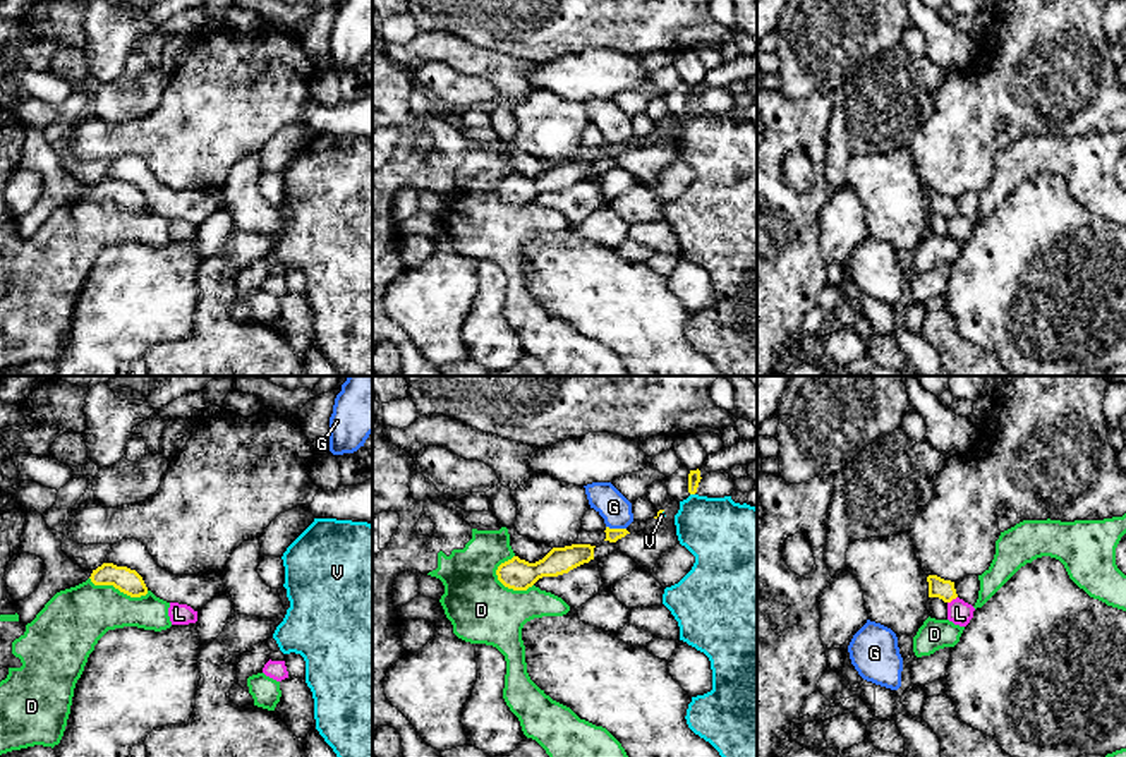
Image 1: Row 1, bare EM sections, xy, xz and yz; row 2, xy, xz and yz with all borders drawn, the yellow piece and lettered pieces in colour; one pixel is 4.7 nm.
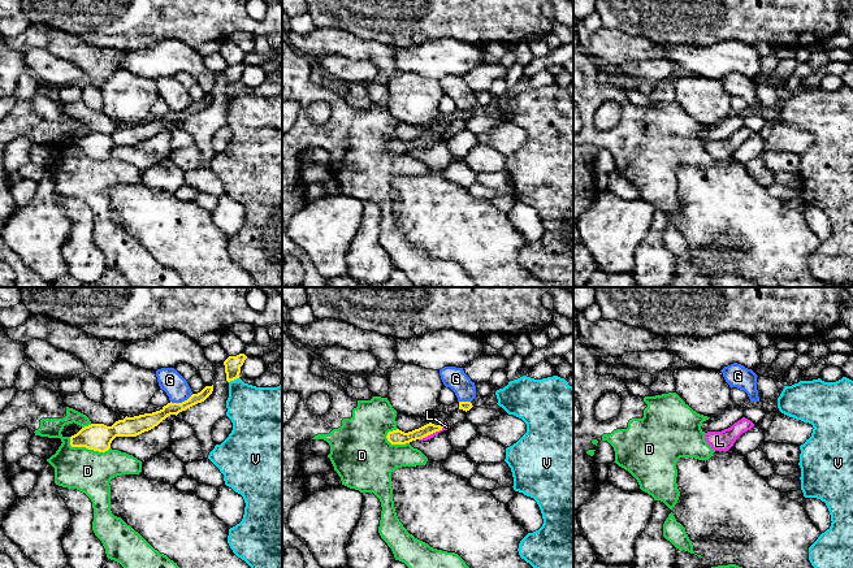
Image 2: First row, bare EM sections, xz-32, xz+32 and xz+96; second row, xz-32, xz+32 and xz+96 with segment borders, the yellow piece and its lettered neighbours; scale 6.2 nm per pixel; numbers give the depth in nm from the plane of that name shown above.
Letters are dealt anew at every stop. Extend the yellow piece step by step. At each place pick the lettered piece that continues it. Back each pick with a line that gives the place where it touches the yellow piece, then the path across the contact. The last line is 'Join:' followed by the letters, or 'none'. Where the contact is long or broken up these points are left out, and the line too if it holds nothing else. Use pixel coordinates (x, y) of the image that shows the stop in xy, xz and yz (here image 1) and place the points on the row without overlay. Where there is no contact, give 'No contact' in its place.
Join: none

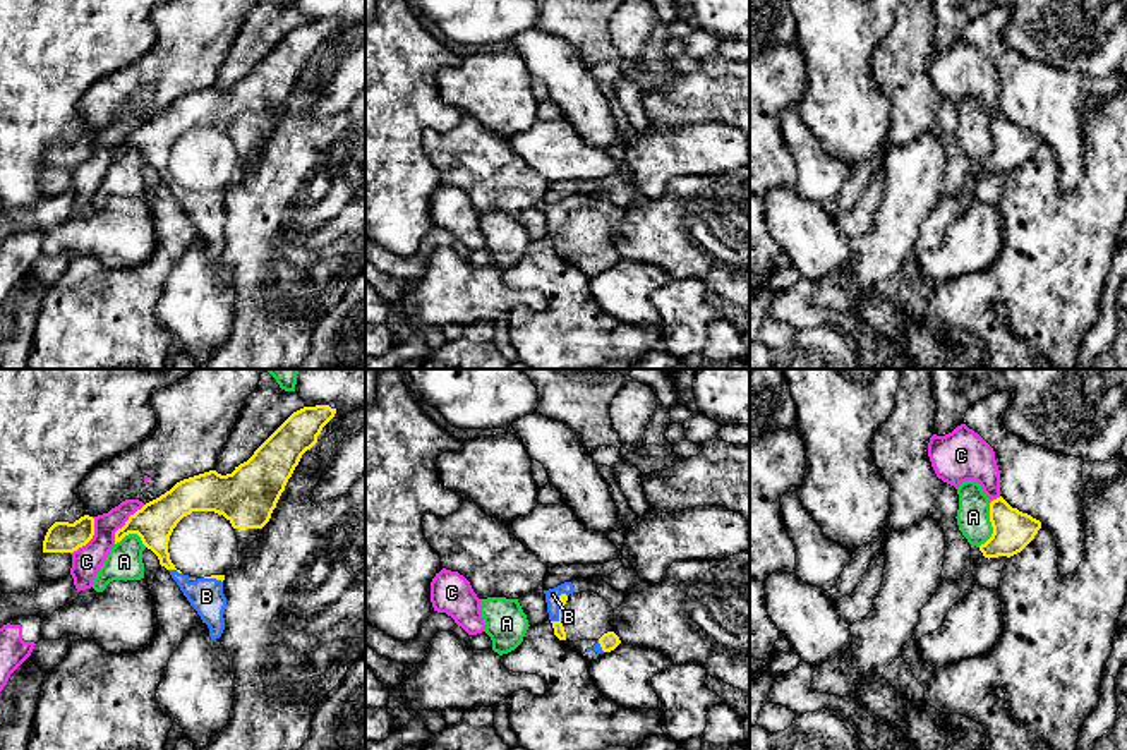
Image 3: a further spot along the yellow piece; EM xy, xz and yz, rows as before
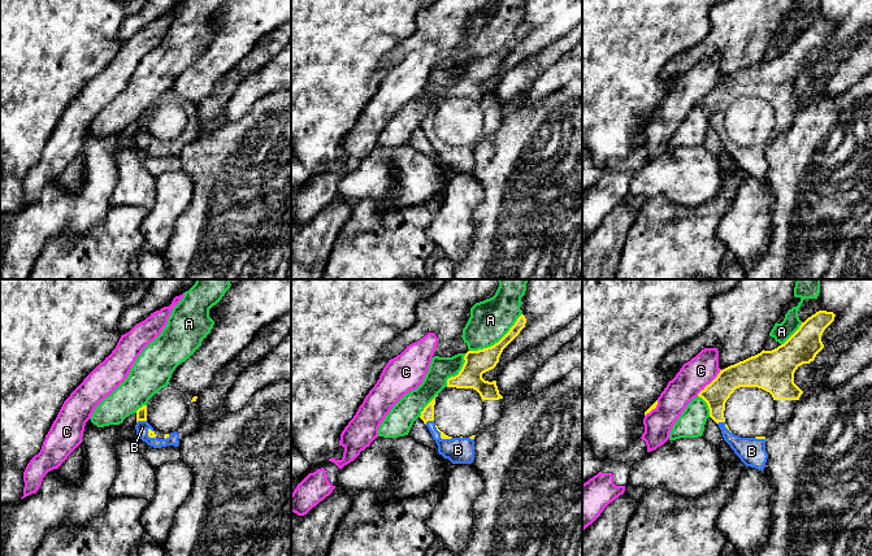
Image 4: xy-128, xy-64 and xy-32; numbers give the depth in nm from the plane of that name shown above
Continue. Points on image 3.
B: Touches yellow at xz (560, 223). Path across: xz (558, 242), (560, 223), (553, 210)
Join: B

